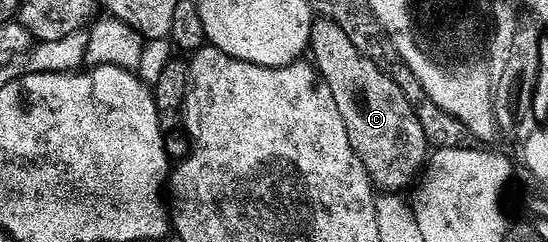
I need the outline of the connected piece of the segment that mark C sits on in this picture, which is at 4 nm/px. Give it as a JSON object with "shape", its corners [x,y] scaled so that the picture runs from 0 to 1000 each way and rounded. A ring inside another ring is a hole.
{"shape":[[[580,74],[566,103],[564,227],[582,318],[595,343],[599,372],[606,372],[606,405],[613,405],[613,455],[620,455],[620,488],[628,488],[628,537],[635,537],[635,587],[657,653],[664,702],[675,723],[675,756],[684,781],[699,798],[732,798],[732,777],[741,777],[757,756],[766,698],[781,657],[781,599],[777,558],[766,521],[766,488],[759,488],[755,438],[745,421],[745,405],[723,355],[710,293],[688,281],[664,223],[642,190],[642,157],[613,107],[613,91],[593,74]]]}

